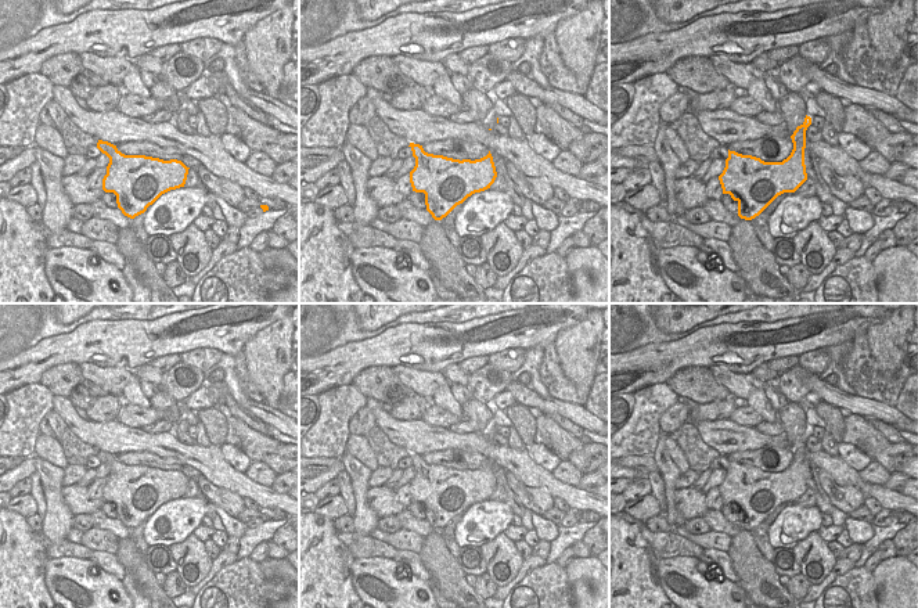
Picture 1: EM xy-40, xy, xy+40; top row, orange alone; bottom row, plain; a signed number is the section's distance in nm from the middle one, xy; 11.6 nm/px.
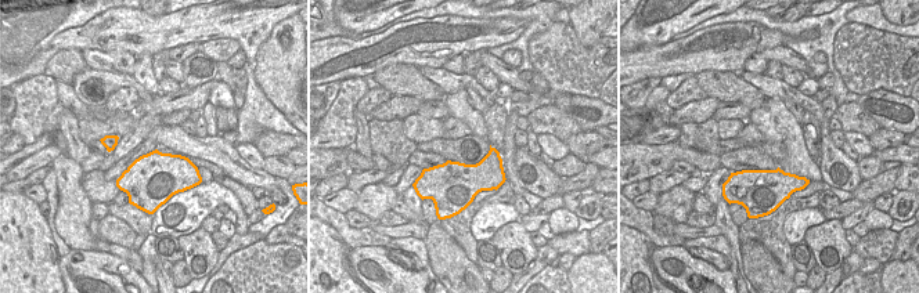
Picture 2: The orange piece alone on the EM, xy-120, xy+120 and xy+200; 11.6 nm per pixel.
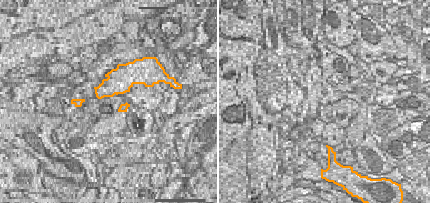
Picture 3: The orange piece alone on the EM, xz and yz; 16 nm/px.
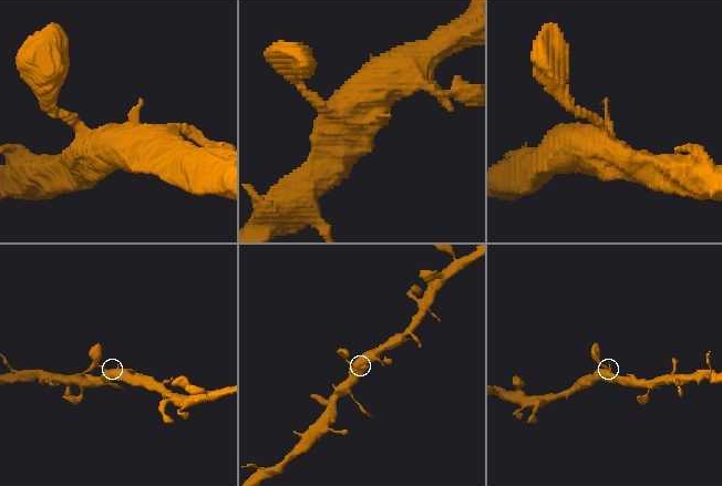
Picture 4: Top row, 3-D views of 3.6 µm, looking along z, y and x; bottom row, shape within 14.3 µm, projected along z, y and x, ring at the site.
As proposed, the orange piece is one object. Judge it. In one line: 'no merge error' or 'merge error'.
no merge error

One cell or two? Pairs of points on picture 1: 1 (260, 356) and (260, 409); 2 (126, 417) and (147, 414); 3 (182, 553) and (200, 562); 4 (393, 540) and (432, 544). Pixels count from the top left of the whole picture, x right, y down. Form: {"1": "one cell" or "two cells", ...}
{"1": "two cells", "2": "one cell", "3": "one cell", "4": "two cells"}

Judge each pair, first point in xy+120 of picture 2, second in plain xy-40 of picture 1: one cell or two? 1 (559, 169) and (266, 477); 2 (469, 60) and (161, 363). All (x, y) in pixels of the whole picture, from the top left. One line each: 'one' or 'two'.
1: one
2: one

